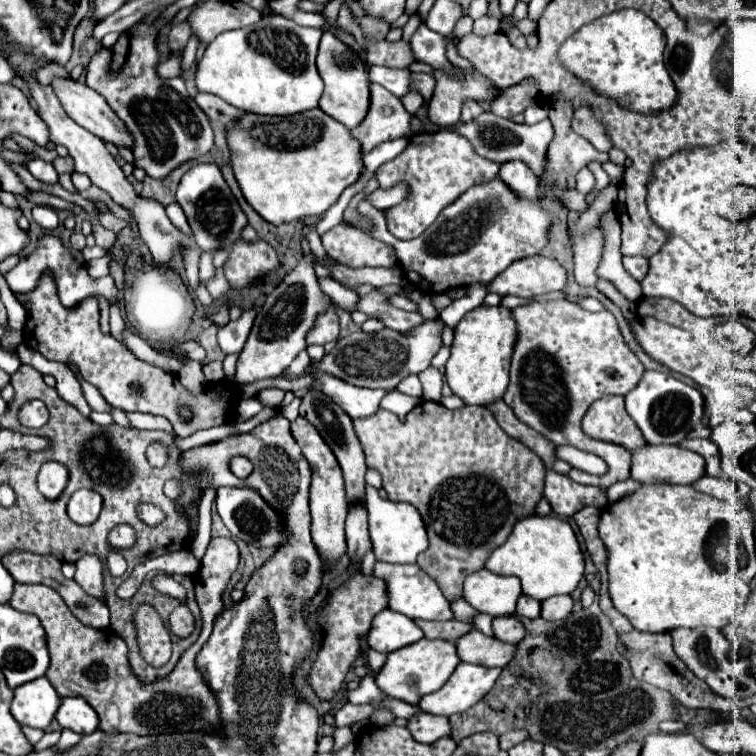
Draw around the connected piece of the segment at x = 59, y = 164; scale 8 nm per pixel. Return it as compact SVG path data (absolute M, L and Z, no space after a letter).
M58 156L58 158L52 162L52 166L56 168L58 174L72 174L72 172L74 172L74 164L72 164L70 156L66 156L66 158L60 158L60 156Z

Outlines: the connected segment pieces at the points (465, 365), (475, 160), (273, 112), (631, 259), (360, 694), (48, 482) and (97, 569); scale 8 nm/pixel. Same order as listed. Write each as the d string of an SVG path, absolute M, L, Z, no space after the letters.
M478 306L466 314L454 328L452 354L446 362L446 382L466 406L490 406L502 400L508 388L508 368L512 346L516 342L516 324L508 308Z
M440 130L434 134L432 132L414 134L408 146L394 160L382 164L376 170L376 178L382 190L388 190L400 182L406 182L410 188L408 196L400 204L384 212L390 234L394 234L400 240L412 240L420 236L446 206L456 202L470 186L494 180L498 176L498 170L500 170L498 162L492 162L476 154L472 144L458 132Z
M280 14L264 16L258 24L246 26L242 30L230 30L216 36L214 42L208 44L202 60L196 66L196 86L200 92L210 92L226 100L228 104L256 114L266 116L292 116L318 106L322 96L322 80L316 70L316 52L322 30L298 26L294 20L288 20Z
M626 256L624 268L640 282L644 278L644 274L648 272L648 258L644 258L644 256Z
M368 672L368 674L360 680L358 688L348 692L348 700L350 700L350 702L356 702L356 704L366 704L366 702L384 700L386 696L384 696L380 690L374 690L374 686L376 686L376 684L374 684L374 678L372 678L372 674Z
M44 462L38 472L38 490L44 498L56 500L68 482L68 470L60 462Z
M82 556L76 562L76 576L74 580L84 588L84 592L104 598L104 590L102 590L102 562L98 556Z

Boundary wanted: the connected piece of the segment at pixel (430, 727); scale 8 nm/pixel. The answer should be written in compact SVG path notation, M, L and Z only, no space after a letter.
M418 712L418 714L410 716L406 728L410 730L414 740L424 742L424 744L430 744L430 742L438 740L440 736L450 734L448 718L432 716L432 714L426 714L426 712Z

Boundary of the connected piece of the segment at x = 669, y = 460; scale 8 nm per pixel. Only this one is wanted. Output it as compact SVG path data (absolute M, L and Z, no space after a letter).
M646 444L632 452L630 476L642 484L692 484L704 476L704 458L682 446Z

